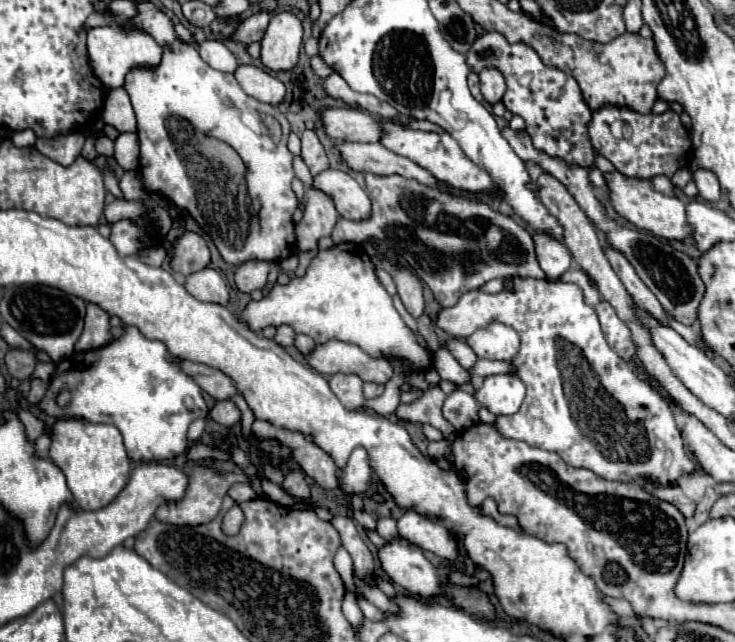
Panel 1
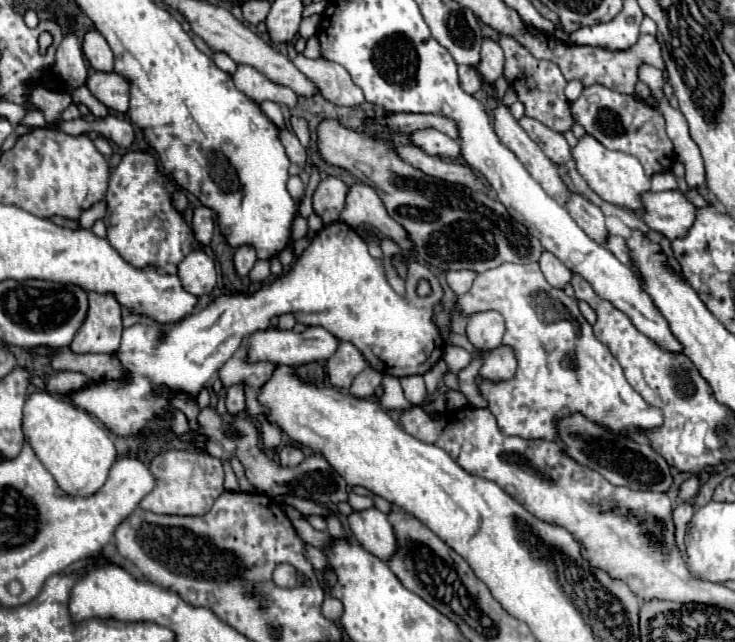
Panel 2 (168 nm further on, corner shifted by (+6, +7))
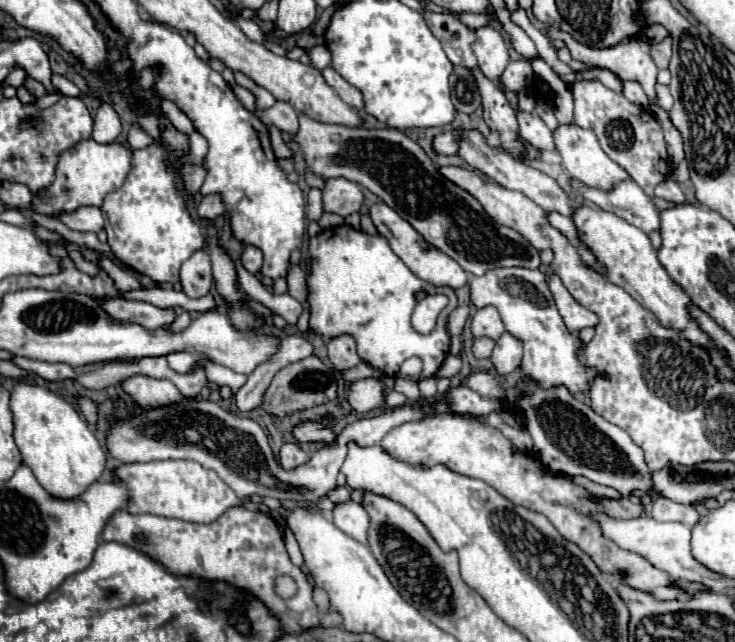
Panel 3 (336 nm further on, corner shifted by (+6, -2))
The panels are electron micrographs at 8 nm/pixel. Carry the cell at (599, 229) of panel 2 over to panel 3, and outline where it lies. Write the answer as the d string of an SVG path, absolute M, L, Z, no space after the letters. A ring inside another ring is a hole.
M476 130L464 132L462 142L460 142L460 152L458 152L458 156L460 156L466 164L470 164L474 170L478 170L478 172L482 172L484 176L488 176L490 180L498 182L500 186L510 188L510 190L516 190L516 192L522 192L524 196L528 196L530 200L534 200L534 202L536 202L538 206L542 206L544 210L556 210L556 212L560 212L560 214L564 214L564 216L570 216L570 214L574 212L574 208L576 208L576 202L556 184L556 180L552 180L552 178L546 176L544 172L540 172L540 170L536 170L536 168L532 168L532 166L528 166L528 164L524 164L524 162L520 162L520 160L516 160L516 158L504 154L502 150L490 146L490 144L486 142L486 138L484 138L480 132L476 132Z

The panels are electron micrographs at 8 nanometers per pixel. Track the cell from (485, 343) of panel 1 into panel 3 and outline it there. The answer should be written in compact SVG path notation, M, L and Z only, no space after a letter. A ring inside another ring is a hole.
M486 306L486 308L480 308L474 318L472 318L472 334L474 338L480 338L480 336L488 336L492 340L498 340L498 336L502 336L504 332L504 324L498 316L498 310L494 306Z

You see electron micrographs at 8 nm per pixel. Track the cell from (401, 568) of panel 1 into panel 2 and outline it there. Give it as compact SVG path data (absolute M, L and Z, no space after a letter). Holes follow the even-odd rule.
M376 507L366 511L354 511L348 517L350 529L362 547L370 551L372 555L378 555L378 559L390 561L390 555L394 555L394 527L390 527L390 521L384 513L380 513Z

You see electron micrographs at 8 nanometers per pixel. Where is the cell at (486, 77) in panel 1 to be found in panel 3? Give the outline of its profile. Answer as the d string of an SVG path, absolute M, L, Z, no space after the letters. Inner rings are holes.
M492 26L476 28L474 34L476 34L476 40L472 44L472 52L478 60L482 74L494 82L502 76L506 64L510 62L508 44L504 42L502 34Z

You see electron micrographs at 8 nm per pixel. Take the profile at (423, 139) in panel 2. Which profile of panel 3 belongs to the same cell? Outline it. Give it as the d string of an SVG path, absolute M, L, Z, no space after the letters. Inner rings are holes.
M446 130L442 134L438 134L434 138L434 150L438 154L446 154L446 156L454 156L458 154L458 146L460 146L460 136L464 130Z

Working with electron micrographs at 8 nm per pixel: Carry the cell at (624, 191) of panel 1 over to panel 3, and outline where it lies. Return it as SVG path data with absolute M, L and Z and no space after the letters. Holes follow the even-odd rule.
M572 122L572 124L558 124L558 128L552 132L552 136L554 136L554 144L556 144L558 154L562 156L562 166L568 170L570 178L576 178L576 180L580 180L588 186L596 186L596 188L602 188L602 190L610 190L620 180L630 178L624 168L620 168L614 160L610 160L604 154L604 150L600 148L598 138L594 136L594 132L590 132L586 128L580 128Z

